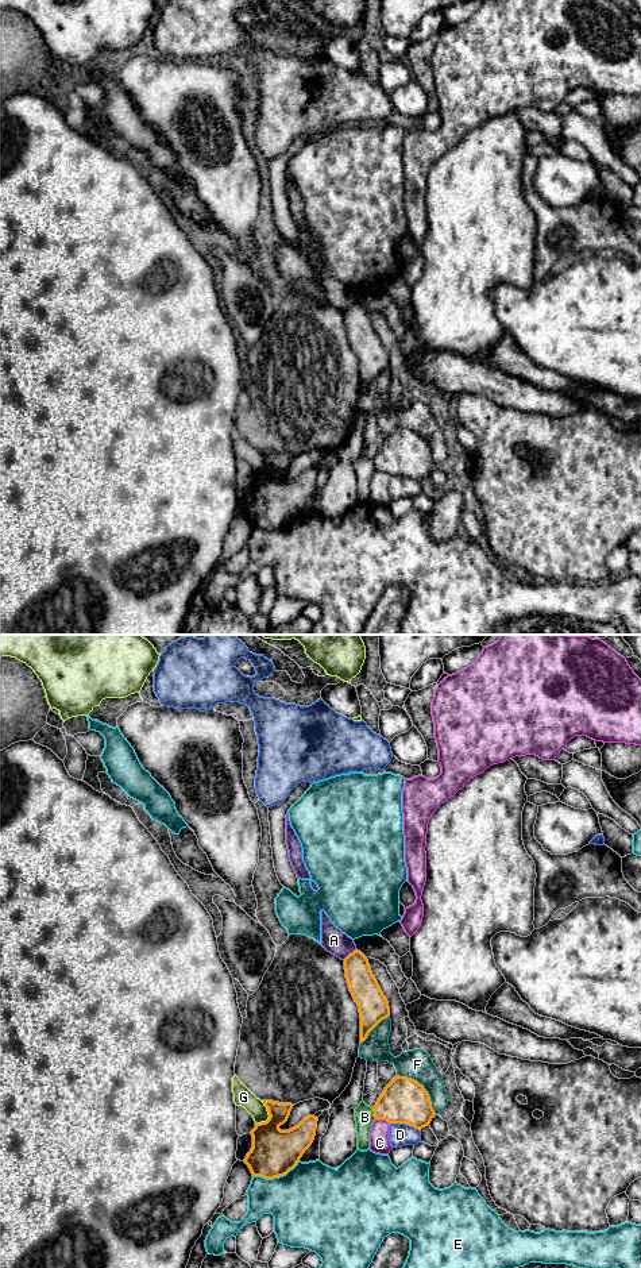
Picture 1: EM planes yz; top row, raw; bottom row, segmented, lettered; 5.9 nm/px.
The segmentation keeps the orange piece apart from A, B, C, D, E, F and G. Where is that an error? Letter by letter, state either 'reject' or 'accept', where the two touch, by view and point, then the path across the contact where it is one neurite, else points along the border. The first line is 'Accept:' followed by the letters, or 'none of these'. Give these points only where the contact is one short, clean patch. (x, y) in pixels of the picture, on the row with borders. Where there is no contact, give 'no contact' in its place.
Accept: none of these
A: reject | yz (350, 954) | along yz (355, 948), (343, 959)
B: reject | yz (374, 1113)
C: reject | yz (382, 1118)
D: reject | yz (405, 1124)
E: reject | yz (275, 1176)
F: reject | yz (423, 1087)
G: reject | yz (269, 1114)

